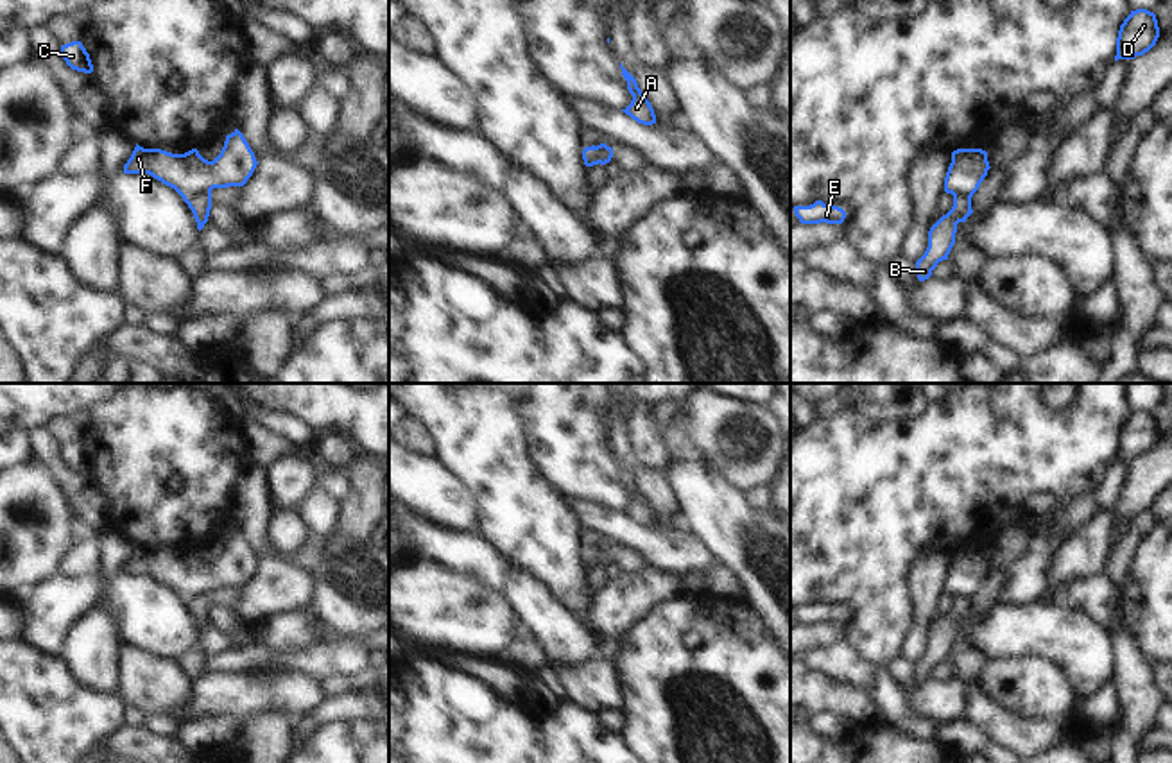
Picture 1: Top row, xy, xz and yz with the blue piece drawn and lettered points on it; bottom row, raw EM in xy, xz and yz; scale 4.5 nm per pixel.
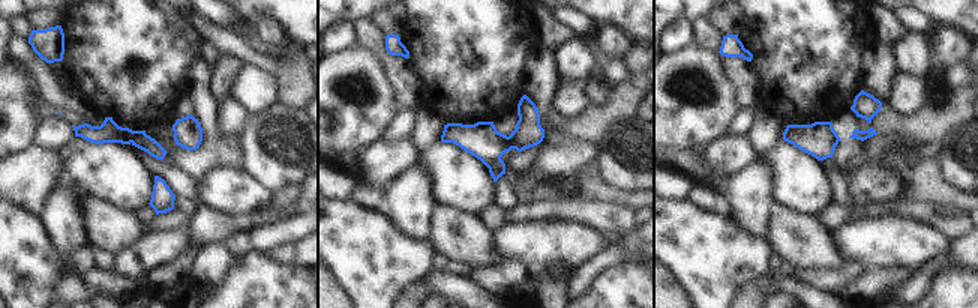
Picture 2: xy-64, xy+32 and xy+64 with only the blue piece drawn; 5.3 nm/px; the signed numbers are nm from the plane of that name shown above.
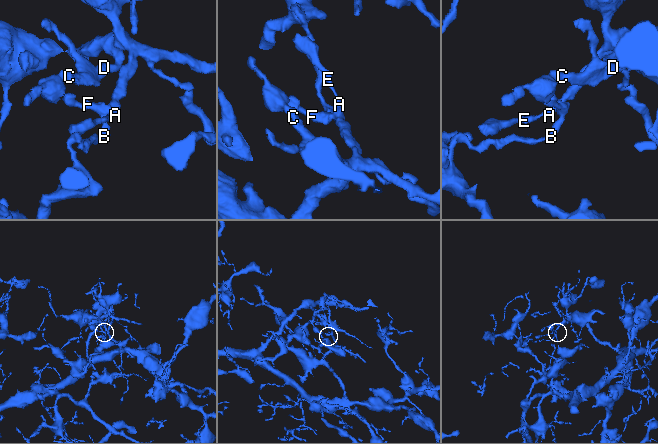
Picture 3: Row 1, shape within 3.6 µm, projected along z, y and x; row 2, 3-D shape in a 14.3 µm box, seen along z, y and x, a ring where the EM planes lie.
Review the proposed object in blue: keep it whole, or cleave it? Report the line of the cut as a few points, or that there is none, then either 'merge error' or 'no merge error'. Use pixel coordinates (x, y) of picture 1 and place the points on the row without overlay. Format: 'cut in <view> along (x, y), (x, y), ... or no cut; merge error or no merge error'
cut in xy along (210, 591), (196, 595), (187, 604); merge error

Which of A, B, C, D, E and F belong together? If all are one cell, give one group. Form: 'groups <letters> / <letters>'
groups A C D E F / B

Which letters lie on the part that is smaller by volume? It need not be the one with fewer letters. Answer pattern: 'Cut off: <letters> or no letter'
Cut off: B

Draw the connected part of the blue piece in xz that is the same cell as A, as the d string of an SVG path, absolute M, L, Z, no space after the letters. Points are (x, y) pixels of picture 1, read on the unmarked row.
M622 467L622 476L627 482L627 491L633 496L631 505L622 510L625 516L629 516L633 521L636 521L638 525L643 527L652 527L656 525L656 516L654 510L651 507L651 503L643 498L642 491L638 489L636 480Z

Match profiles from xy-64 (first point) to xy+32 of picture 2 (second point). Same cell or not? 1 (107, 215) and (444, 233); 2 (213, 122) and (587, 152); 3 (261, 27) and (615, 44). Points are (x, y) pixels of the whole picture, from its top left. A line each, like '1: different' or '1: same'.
1: same
2: same
3: same

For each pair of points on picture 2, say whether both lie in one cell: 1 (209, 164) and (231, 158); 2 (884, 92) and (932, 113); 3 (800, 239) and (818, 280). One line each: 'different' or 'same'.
1: same
2: different
3: different

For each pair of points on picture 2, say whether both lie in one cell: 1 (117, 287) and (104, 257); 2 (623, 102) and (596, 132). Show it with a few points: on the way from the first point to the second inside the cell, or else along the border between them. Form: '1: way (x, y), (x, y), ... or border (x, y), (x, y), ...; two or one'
1: border (95, 268), (114, 269); two
2: way (615, 108), (599, 125); one

